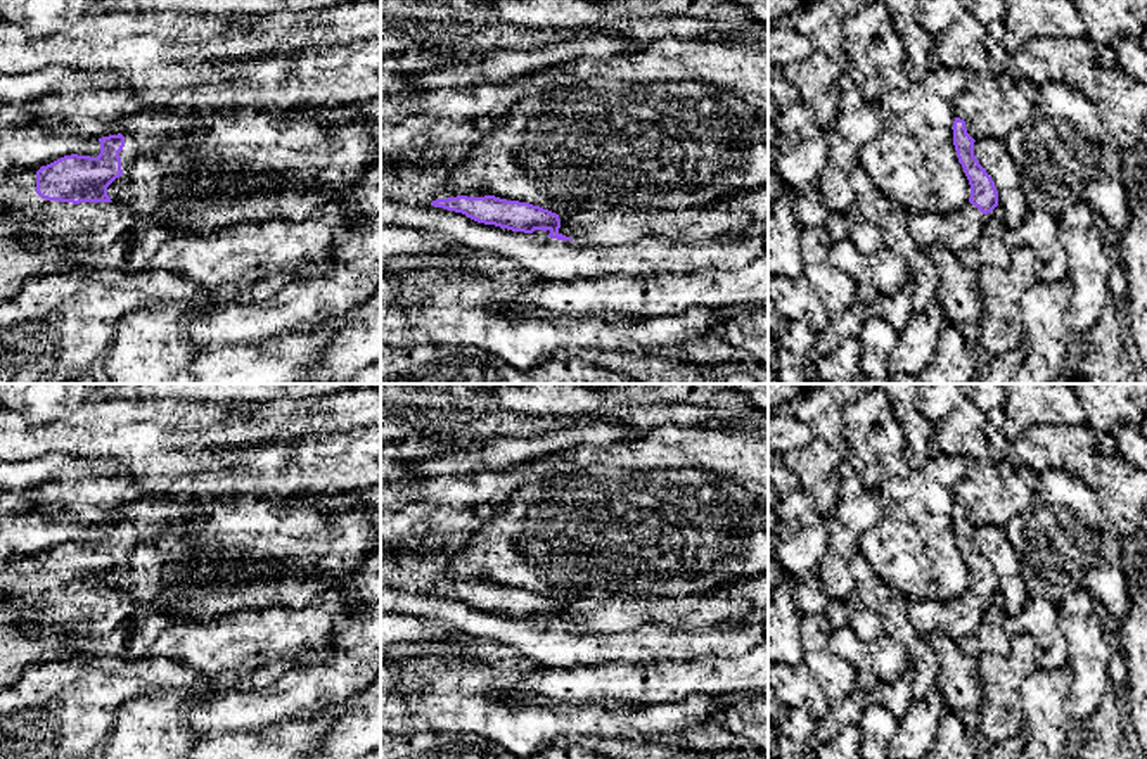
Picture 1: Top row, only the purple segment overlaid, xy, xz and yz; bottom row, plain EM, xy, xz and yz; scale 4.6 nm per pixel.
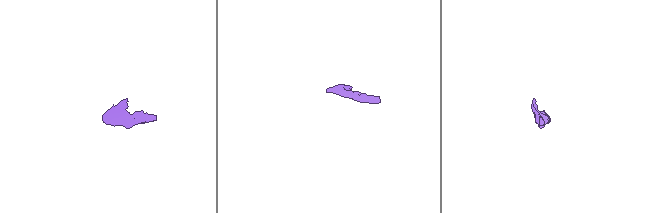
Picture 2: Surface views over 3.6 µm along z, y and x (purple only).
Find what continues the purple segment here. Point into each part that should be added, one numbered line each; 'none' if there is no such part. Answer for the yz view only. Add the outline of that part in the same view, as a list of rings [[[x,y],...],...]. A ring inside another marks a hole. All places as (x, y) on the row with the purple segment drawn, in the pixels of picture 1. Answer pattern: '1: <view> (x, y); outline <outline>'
1: yz (957, 230); outline [[[967,202],[950,214],[907,213],[910,237],[920,246],[941,246],[952,252],[971,247],[984,228],[984,214]]]

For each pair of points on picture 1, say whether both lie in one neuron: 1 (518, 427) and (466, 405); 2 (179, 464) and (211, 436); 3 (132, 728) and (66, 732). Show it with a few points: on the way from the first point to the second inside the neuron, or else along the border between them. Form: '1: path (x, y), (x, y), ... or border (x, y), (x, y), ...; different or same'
1: border (499, 408), (462, 419); different
2: border (170, 438), (192, 436), (220, 445), (244, 441); different
3: border (134, 695), (118, 713), (115, 727), (102, 740); different

